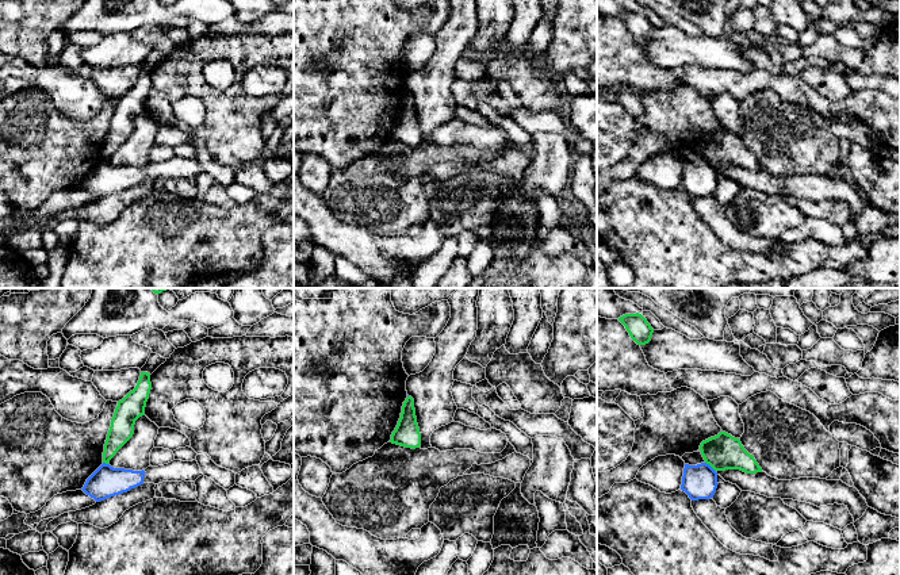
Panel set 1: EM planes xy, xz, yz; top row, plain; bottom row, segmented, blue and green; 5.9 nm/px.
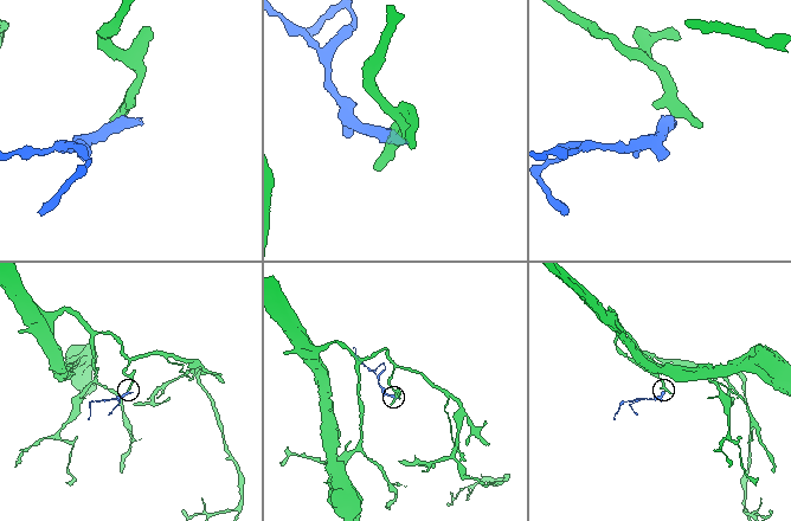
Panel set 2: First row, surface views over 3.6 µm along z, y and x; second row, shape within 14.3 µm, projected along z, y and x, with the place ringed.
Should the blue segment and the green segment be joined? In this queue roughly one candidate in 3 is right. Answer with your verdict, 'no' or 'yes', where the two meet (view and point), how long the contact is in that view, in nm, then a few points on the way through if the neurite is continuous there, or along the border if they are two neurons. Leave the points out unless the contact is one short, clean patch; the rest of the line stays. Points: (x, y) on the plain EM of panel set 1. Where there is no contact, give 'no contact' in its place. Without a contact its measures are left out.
no; contact yz (711, 164); length 90 nm; border yz (705, 158), (715, 168)

